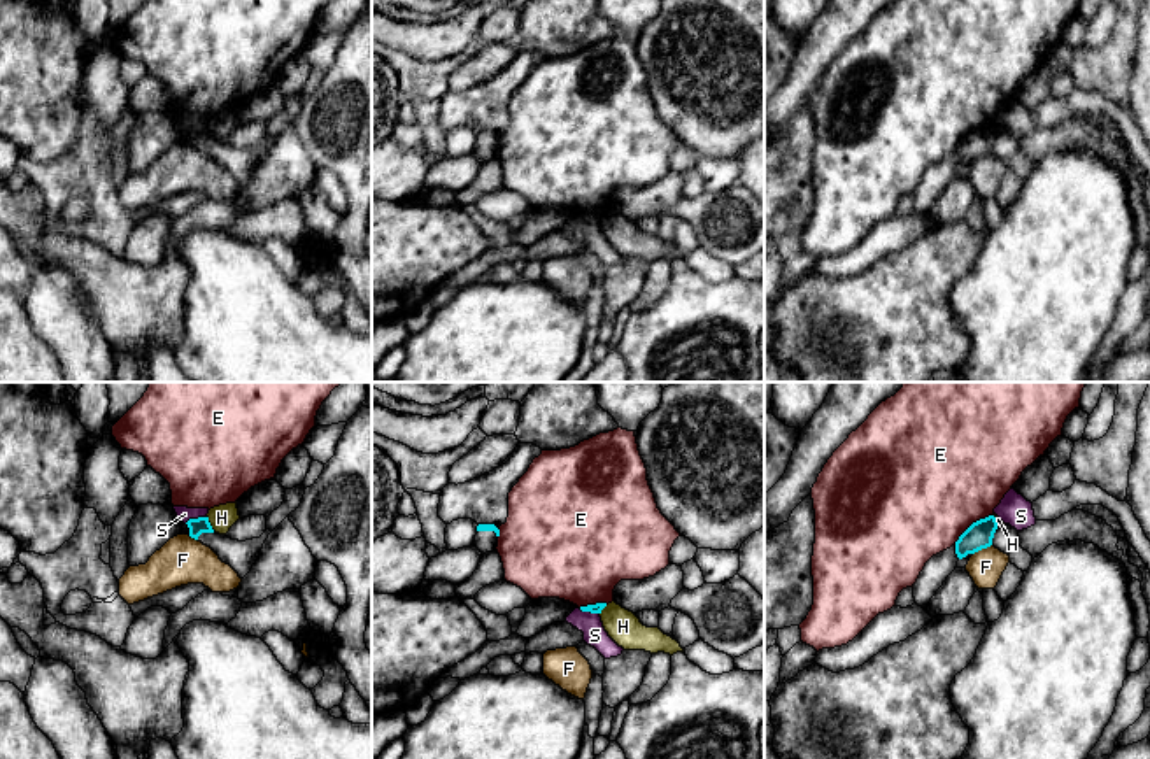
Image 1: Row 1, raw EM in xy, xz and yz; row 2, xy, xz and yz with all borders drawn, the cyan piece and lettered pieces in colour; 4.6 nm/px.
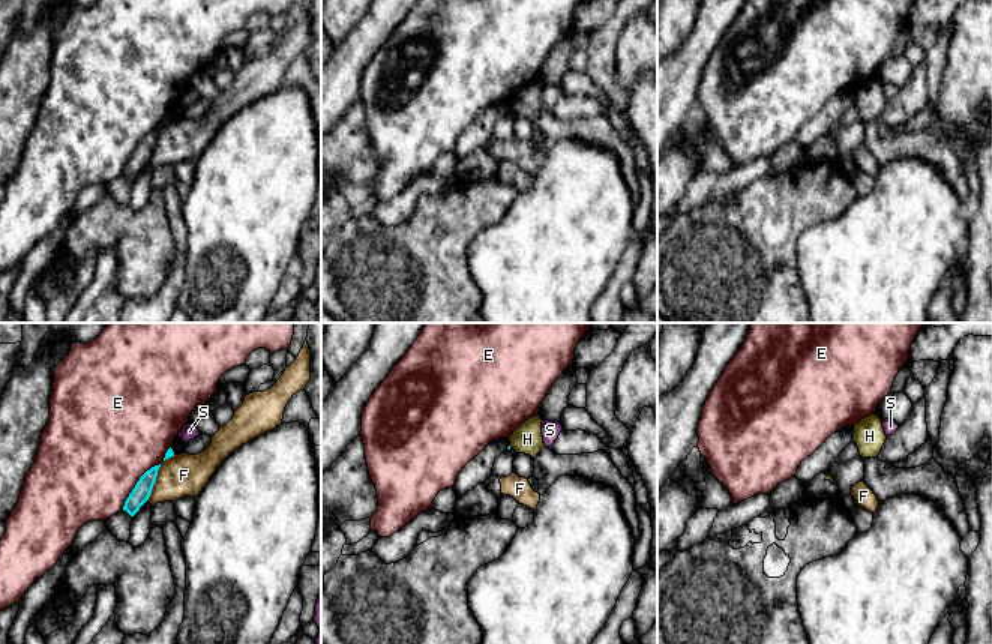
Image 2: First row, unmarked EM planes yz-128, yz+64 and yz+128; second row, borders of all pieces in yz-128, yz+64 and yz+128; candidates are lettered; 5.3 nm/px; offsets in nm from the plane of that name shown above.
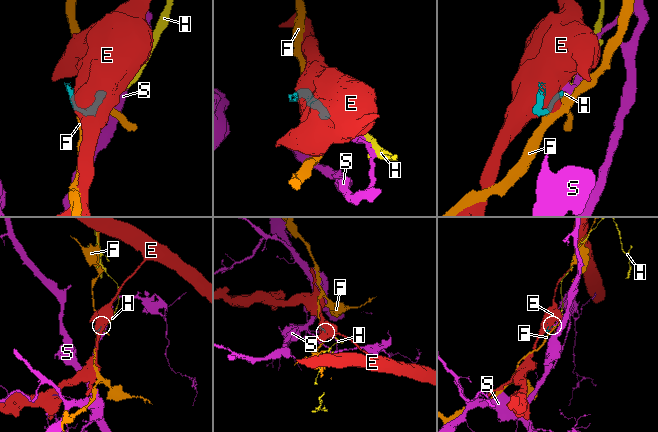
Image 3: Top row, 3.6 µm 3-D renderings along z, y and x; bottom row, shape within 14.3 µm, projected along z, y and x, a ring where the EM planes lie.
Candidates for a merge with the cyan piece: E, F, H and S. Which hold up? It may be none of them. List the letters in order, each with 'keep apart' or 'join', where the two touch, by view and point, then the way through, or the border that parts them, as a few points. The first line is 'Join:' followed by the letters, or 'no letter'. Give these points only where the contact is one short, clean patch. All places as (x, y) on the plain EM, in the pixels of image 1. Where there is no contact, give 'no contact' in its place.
Join: no letter
E: keep apart | yz (972, 132)
F: keep apart | yz (982, 155)
H: keep apart | xy (209, 130) | along xy (207, 123), (214, 137)
S: keep apart | xy (195, 127) | along xy (205, 123), (184, 130)

